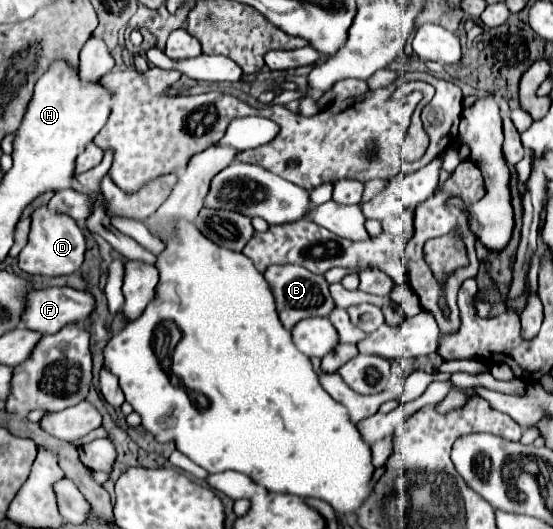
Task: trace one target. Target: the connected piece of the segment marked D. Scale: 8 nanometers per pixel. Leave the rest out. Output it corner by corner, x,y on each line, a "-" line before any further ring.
40,206
32,212
30,236
28,236
28,244
24,246
24,250
18,256
18,268
30,276
72,274
82,266
84,252
86,252
86,238
78,222
74,222
72,216
58,214
50,210
48,206

